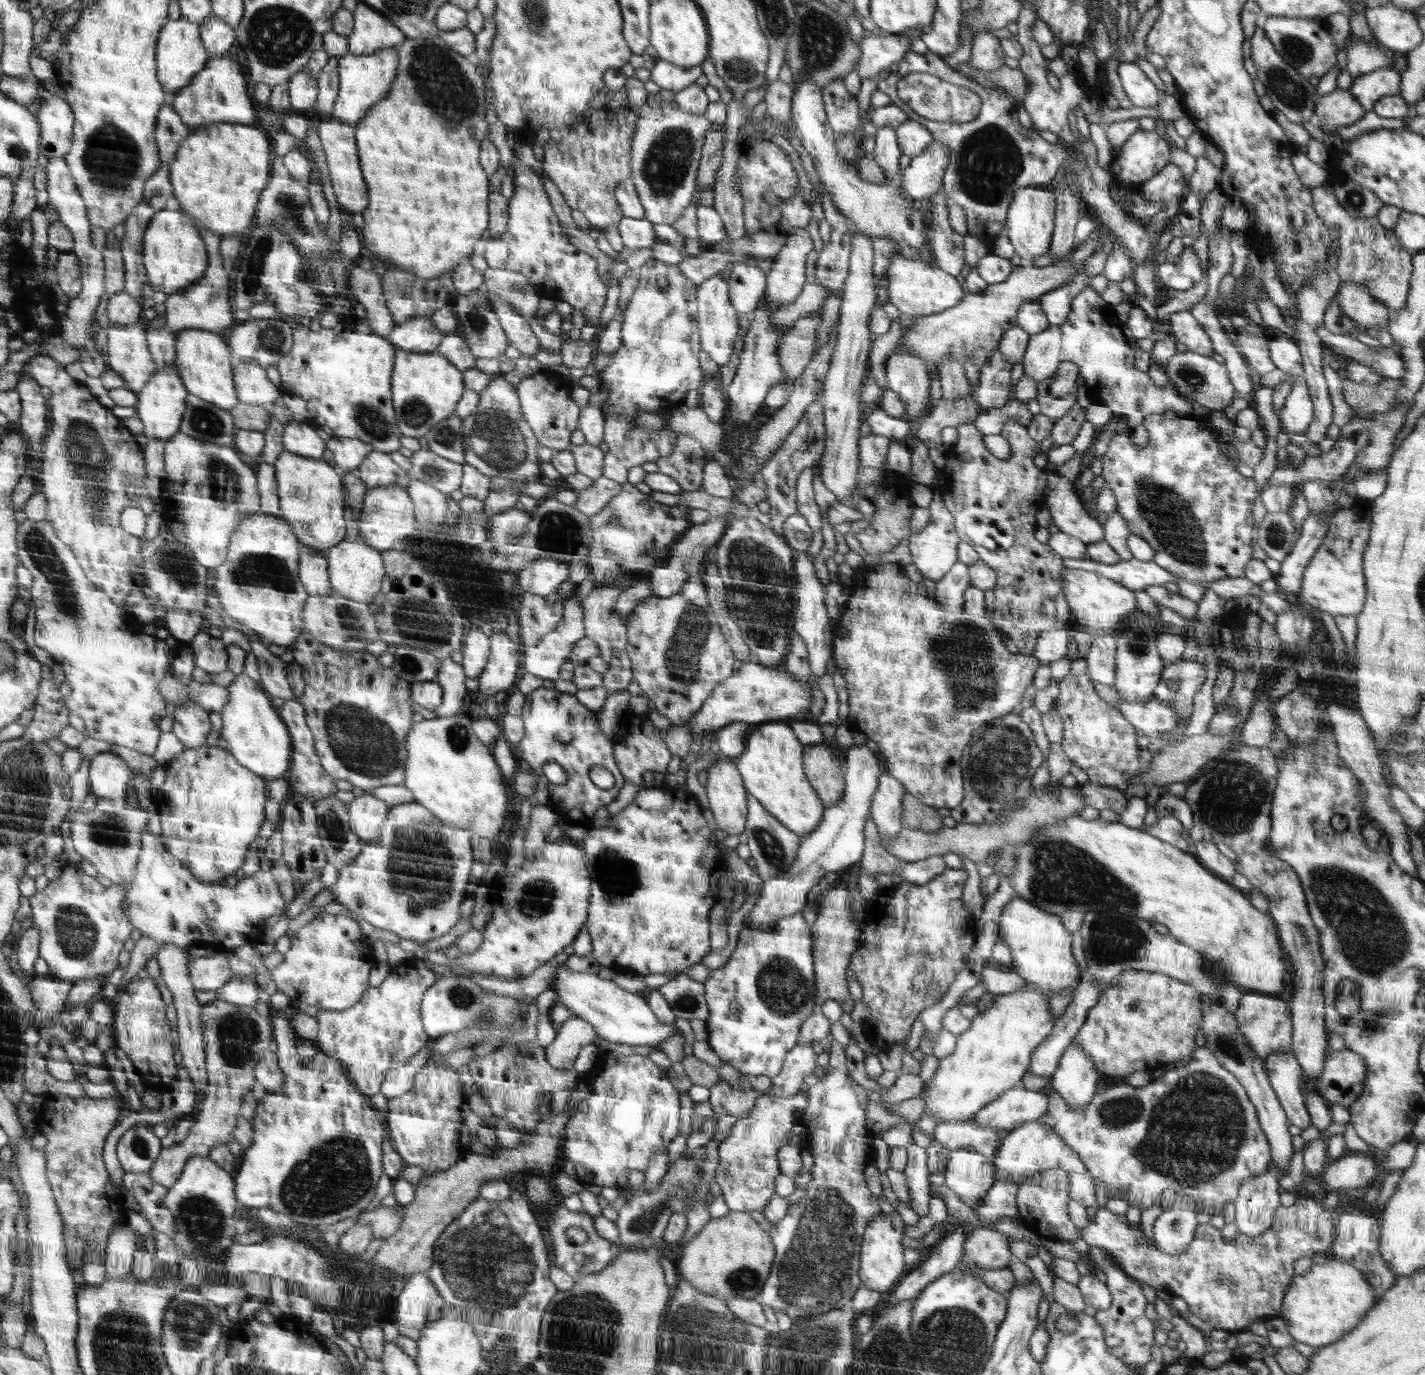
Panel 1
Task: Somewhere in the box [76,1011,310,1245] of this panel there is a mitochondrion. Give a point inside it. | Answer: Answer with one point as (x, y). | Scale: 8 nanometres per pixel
(140, 1147)

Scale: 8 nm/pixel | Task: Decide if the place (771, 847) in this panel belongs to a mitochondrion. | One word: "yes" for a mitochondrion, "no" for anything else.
yes

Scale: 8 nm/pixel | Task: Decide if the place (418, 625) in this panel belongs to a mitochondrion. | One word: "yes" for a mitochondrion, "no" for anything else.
yes

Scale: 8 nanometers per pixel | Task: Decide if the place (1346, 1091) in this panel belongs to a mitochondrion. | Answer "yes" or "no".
no

